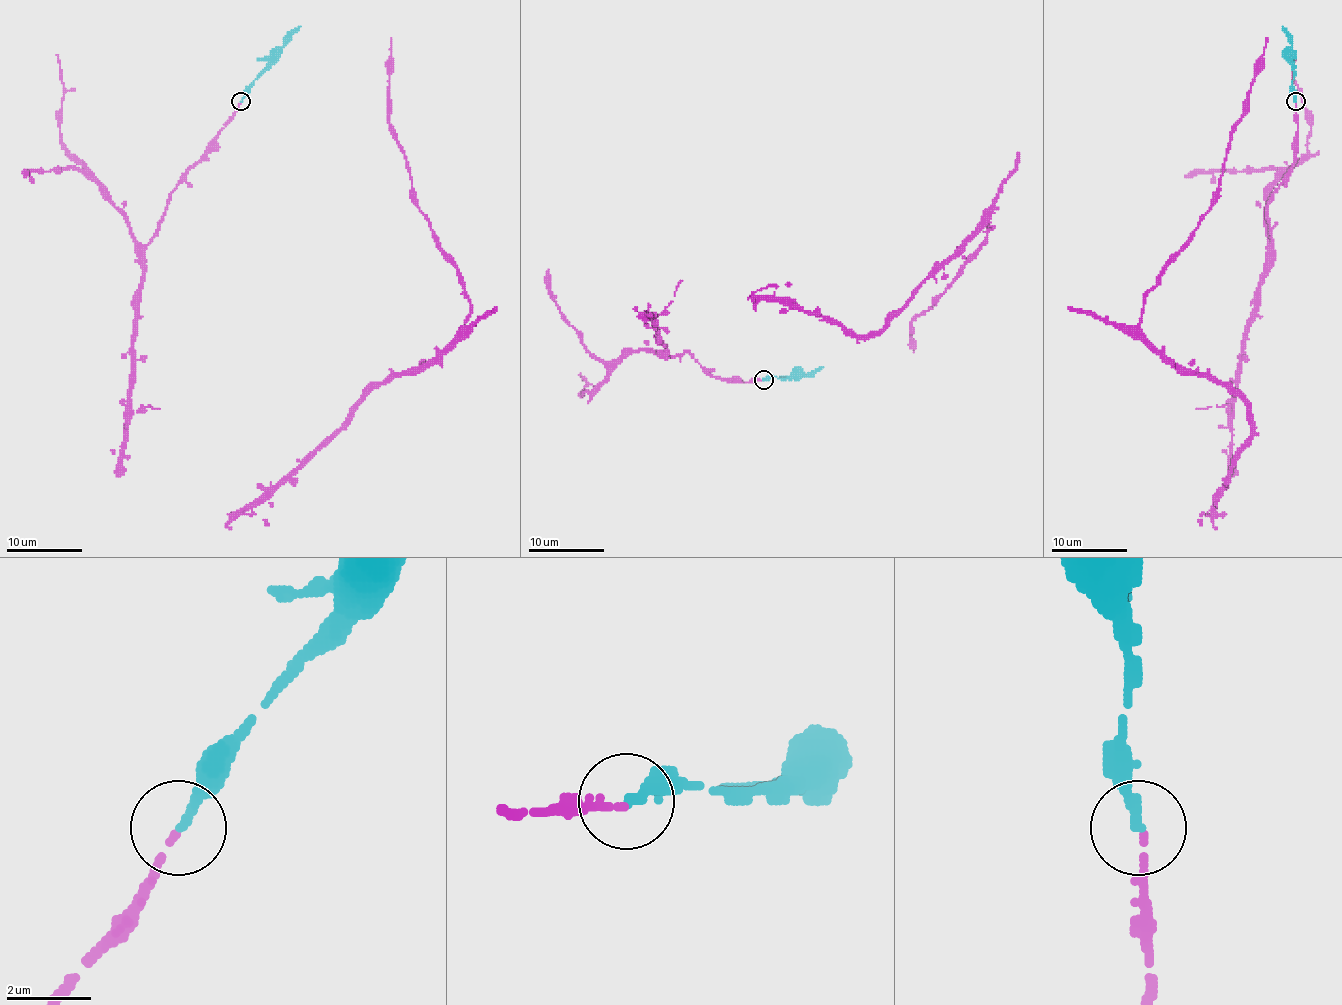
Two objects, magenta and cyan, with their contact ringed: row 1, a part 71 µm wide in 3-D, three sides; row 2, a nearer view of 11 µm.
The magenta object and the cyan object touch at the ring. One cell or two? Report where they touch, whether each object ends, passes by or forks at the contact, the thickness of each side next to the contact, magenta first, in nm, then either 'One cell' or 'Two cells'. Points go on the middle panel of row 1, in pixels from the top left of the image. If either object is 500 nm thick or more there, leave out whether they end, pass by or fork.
Place: (763, 380). At the ring magenta ends. At the ring cyan ends. Thickness 140 nm (magenta) against 280 nm. One cell

